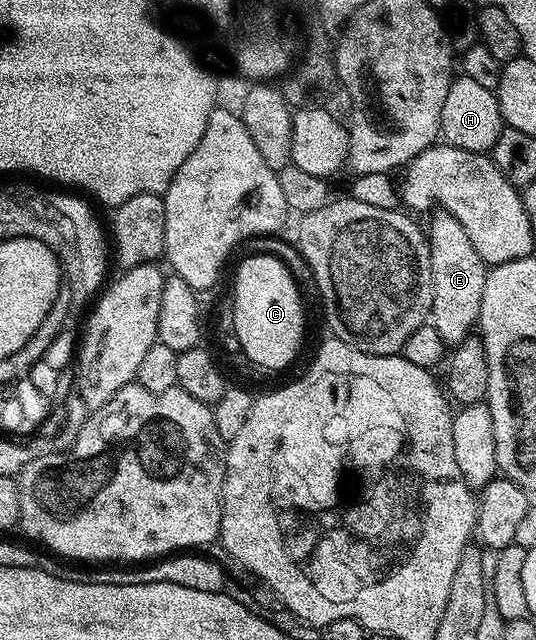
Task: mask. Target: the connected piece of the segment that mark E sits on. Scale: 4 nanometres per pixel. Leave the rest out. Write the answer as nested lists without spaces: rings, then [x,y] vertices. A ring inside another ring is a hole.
[[[443,212],[431,215],[432,223],[426,226],[430,248],[430,272],[432,273],[432,312],[430,324],[438,328],[445,347],[456,348],[473,333],[480,321],[482,288],[486,288],[489,267],[478,256],[478,248],[470,244],[466,228]],[[433,217],[433,218],[432,218]]]

